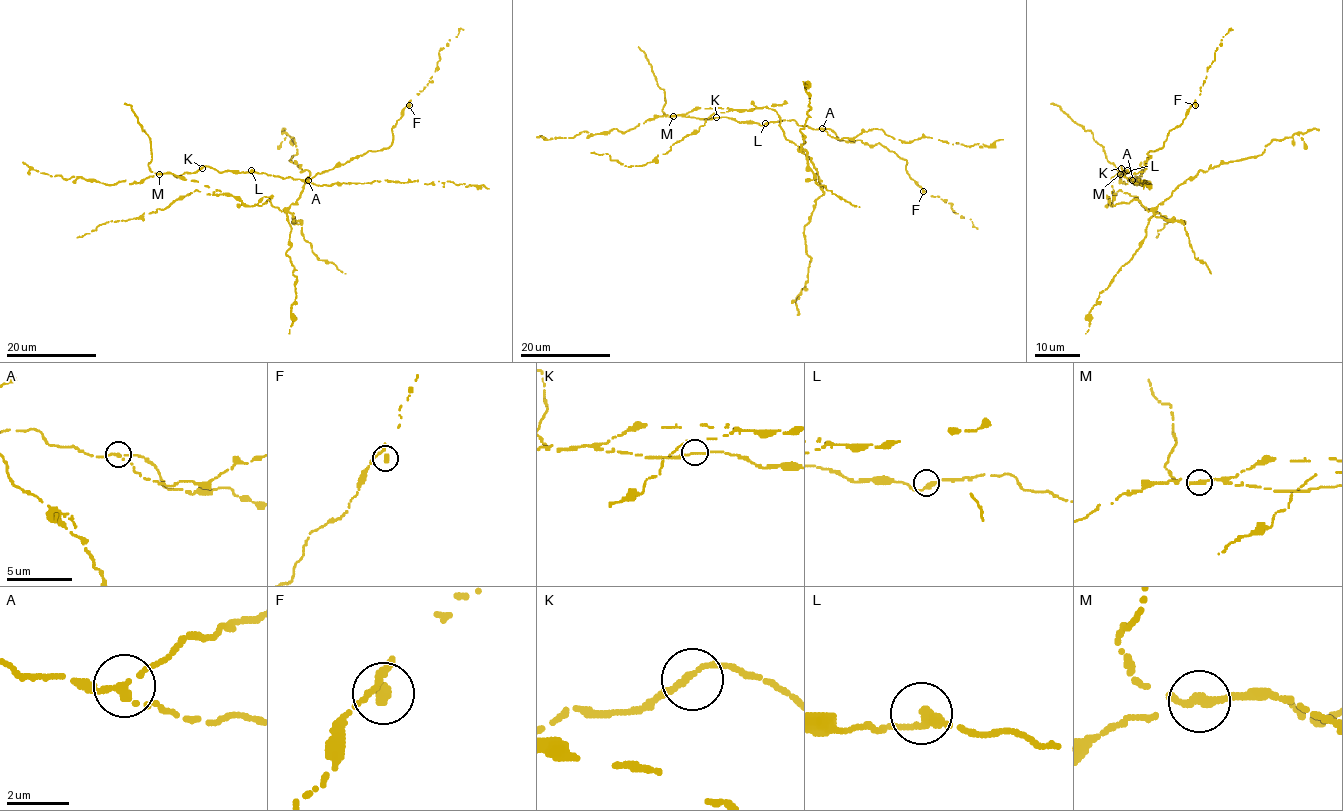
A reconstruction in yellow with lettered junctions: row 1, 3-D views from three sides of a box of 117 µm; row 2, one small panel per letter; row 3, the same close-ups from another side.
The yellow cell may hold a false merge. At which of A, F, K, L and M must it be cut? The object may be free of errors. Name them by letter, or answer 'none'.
M

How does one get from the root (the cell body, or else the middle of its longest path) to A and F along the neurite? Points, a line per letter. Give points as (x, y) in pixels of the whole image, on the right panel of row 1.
A: (1121, 167), (1123, 172), (1129, 172), (1123, 176), (1132, 180)
F: (1121, 167), (1129, 172), (1123, 176), (1133, 180), (1146, 168), (1147, 153), (1161, 148), (1168, 132), (1195, 105)

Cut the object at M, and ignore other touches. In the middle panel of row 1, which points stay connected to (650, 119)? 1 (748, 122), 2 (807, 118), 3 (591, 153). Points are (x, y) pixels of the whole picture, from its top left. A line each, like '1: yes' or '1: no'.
1: yes
2: no
3: no

